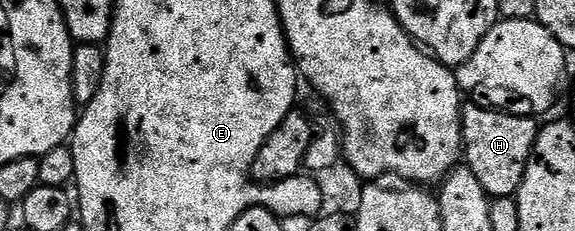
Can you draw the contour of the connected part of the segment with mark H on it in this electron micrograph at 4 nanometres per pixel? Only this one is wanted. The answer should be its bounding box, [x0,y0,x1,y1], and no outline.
[462,105,540,197]

